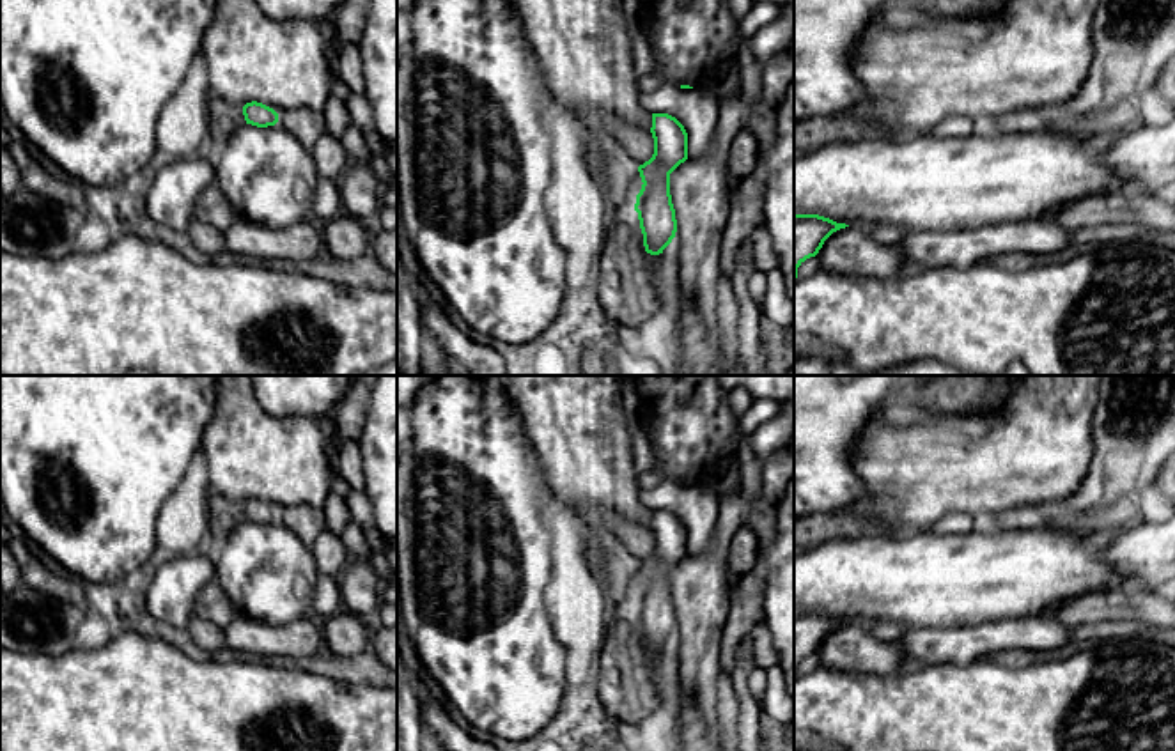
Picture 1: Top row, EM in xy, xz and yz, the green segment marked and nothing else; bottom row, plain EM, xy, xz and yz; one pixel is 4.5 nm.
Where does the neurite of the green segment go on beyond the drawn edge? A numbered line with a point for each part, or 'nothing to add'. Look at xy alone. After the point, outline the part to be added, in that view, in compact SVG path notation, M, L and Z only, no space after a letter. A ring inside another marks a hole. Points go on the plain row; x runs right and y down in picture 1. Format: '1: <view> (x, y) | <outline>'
1: xy (224, 514) | M218 492L209 494L211 531L218 546L225 542L230 531L246 521L243 503L230 501Z

